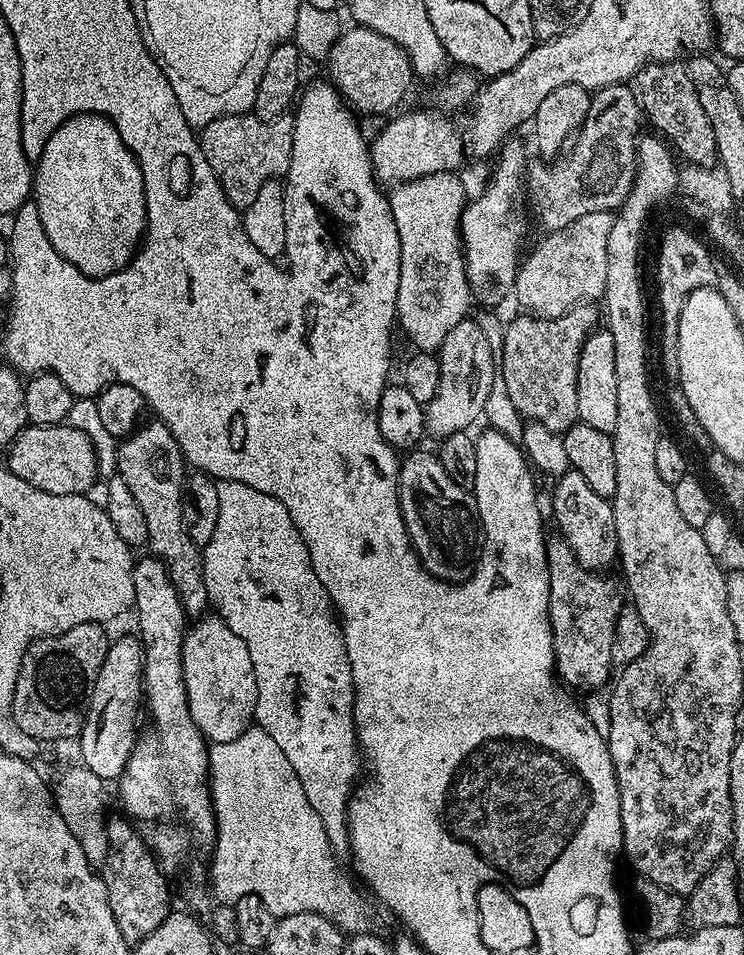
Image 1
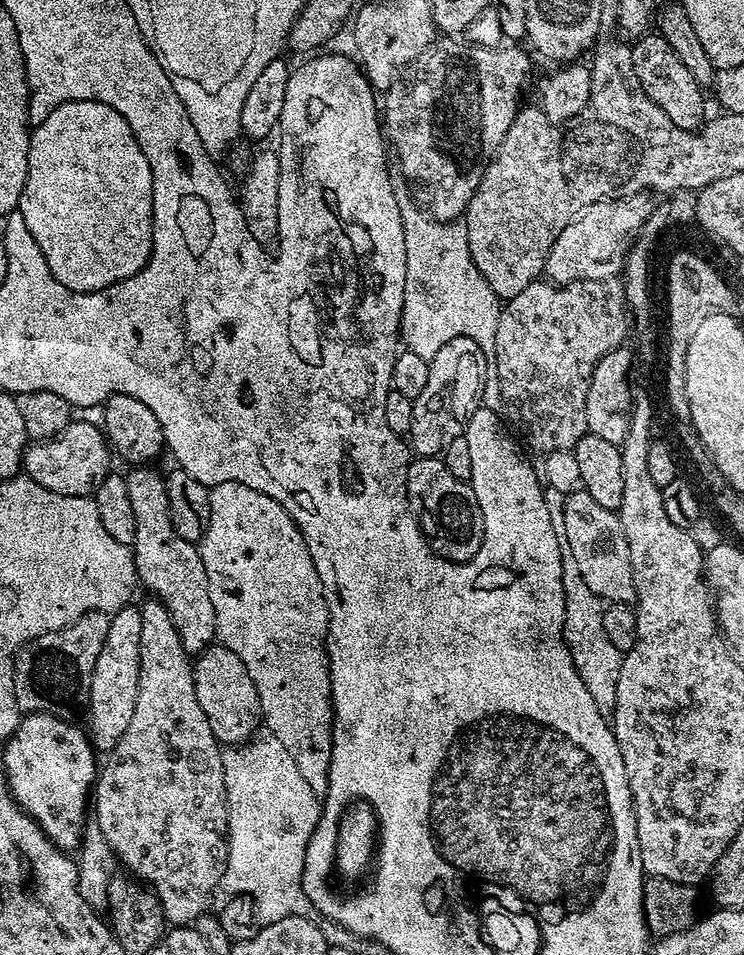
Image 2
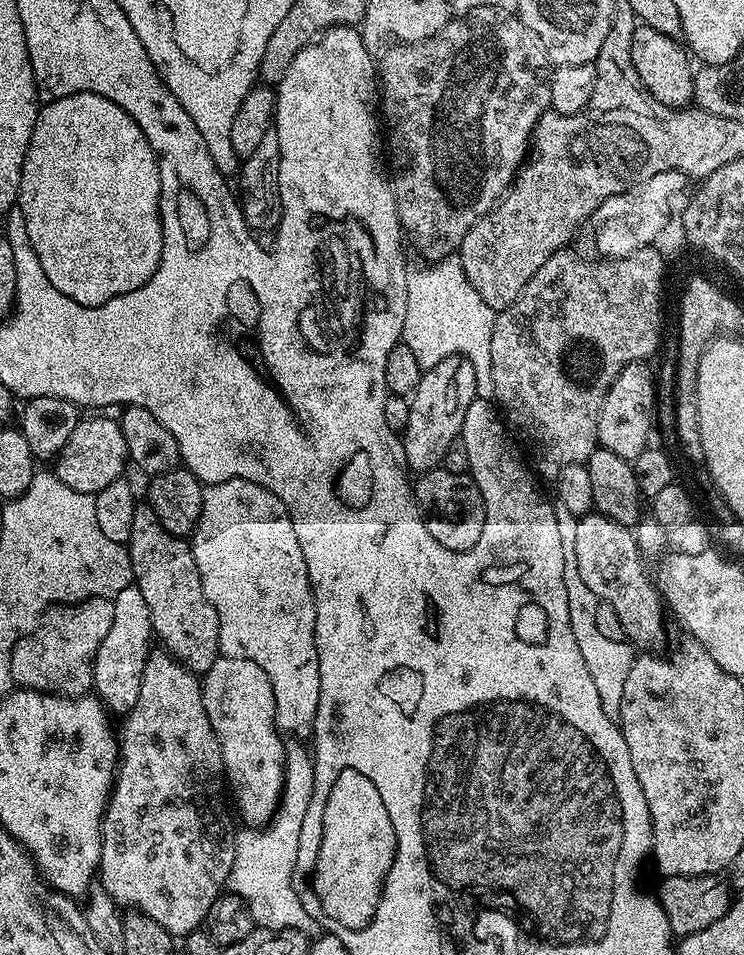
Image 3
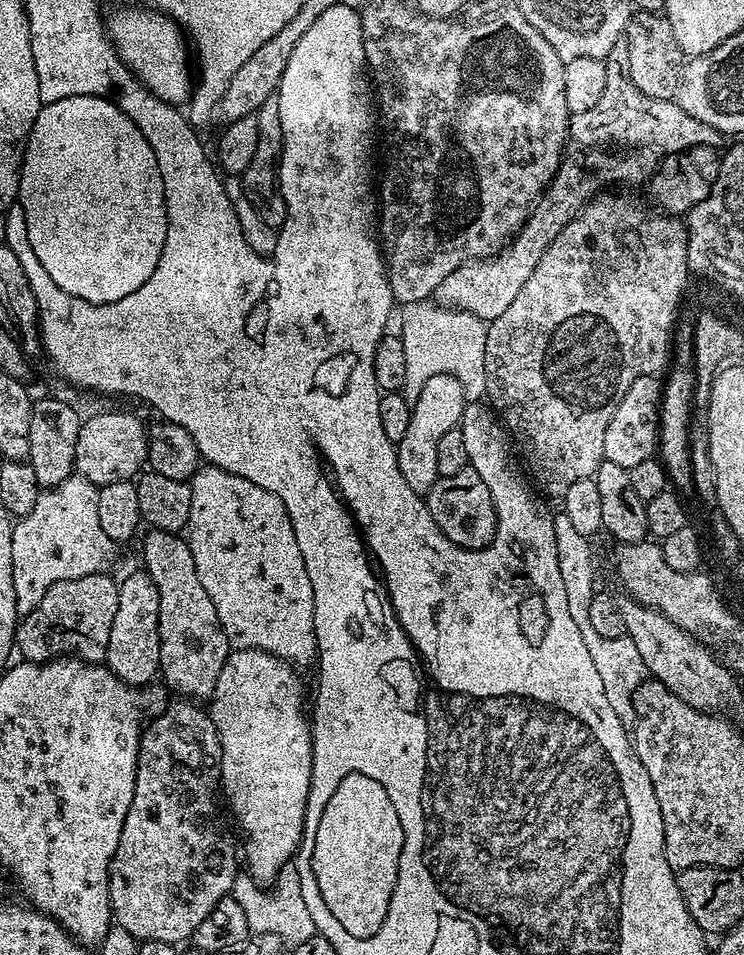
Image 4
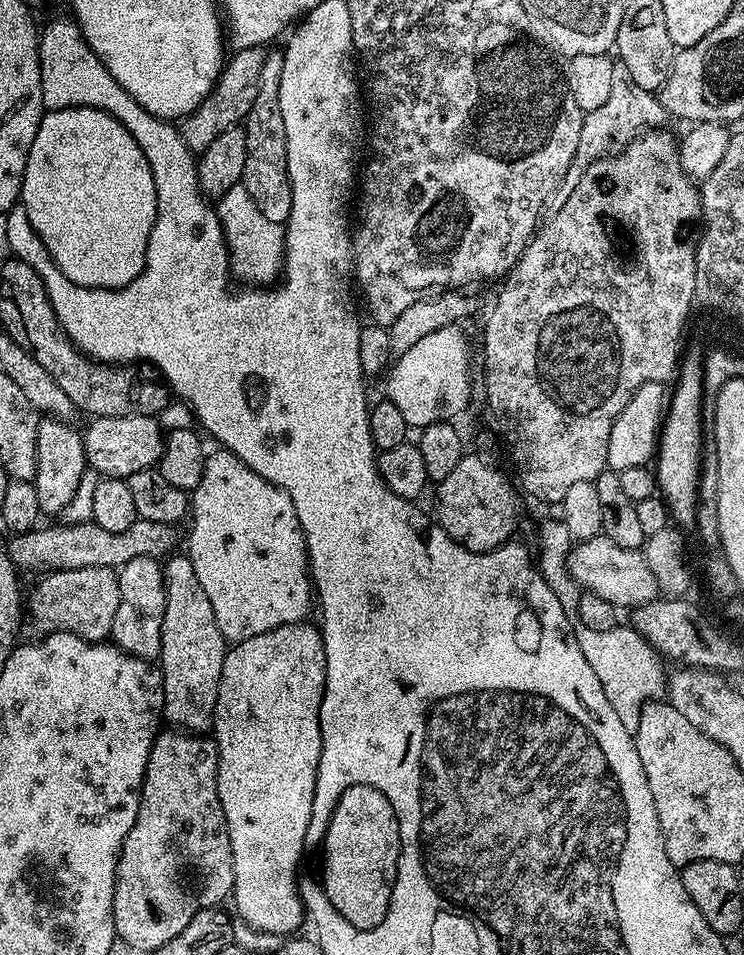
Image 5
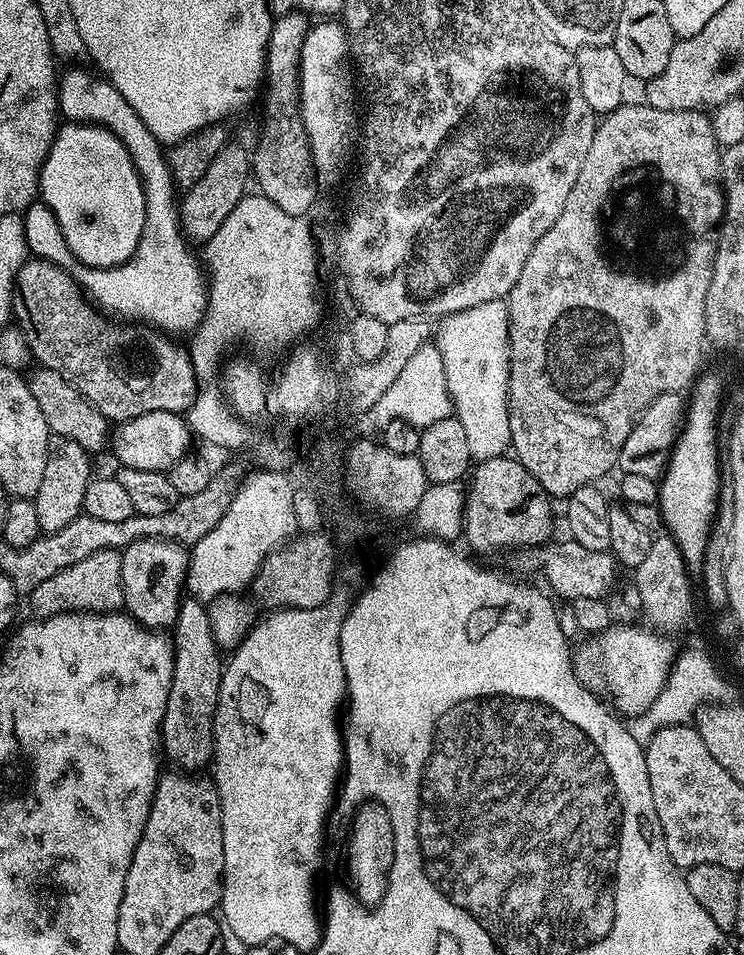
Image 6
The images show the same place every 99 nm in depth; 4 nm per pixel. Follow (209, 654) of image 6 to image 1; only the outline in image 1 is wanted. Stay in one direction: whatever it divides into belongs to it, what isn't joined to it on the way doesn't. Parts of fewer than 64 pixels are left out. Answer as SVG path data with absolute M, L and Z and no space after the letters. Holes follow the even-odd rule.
M159 422L145 423L130 436L119 441L115 471L126 482L130 494L138 501L142 514L146 514L147 547L168 568L174 586L180 595L184 611L189 617L200 618L209 611L208 591L204 577L204 557L196 547L184 525L184 482L186 461L174 434Z

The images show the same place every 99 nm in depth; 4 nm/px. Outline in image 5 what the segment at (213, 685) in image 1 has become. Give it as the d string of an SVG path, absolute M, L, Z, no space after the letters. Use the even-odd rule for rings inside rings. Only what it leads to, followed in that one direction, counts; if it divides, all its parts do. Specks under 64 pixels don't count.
M308 623L283 624L273 632L233 643L224 653L216 712L212 716L218 754L218 798L226 814L234 866L230 900L236 903L235 915L240 915L247 927L281 938L295 933L292 931L306 920L306 909L298 891L298 869L314 824L312 795L320 757L320 707L326 682L326 654L319 627Z

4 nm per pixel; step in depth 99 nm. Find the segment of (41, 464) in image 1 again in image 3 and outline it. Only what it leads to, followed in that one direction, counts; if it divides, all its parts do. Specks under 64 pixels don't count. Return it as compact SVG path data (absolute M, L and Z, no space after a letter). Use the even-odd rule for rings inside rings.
M92 414L82 418L74 426L74 434L62 446L62 450L54 458L54 471L58 479L66 482L70 490L78 490L82 494L95 494L106 490L110 482L121 479L125 475L124 464L129 463L126 438L122 438L122 430L115 419L108 414Z

